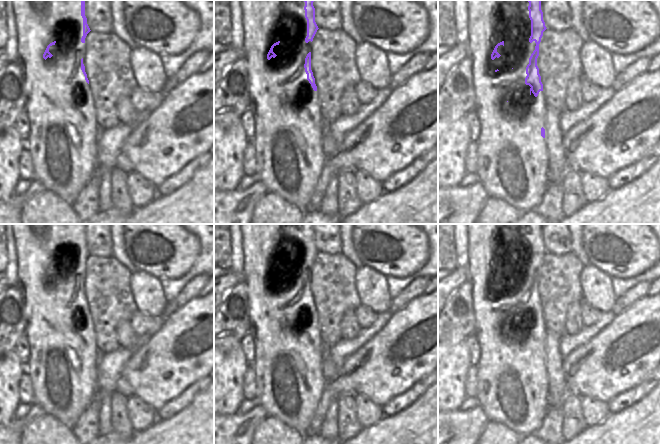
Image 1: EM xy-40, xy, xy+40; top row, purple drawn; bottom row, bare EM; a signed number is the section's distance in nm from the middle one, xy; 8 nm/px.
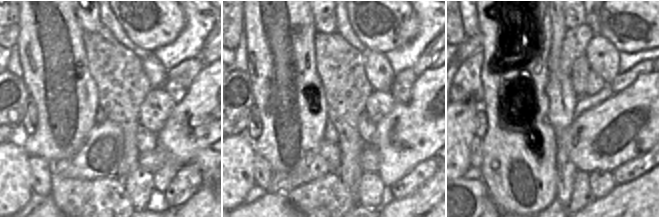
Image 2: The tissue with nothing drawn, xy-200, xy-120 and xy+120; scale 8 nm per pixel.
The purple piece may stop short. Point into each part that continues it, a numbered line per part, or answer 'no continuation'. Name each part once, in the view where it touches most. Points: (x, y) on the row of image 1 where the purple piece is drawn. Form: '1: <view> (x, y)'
1: xy+40 (512, 164)

